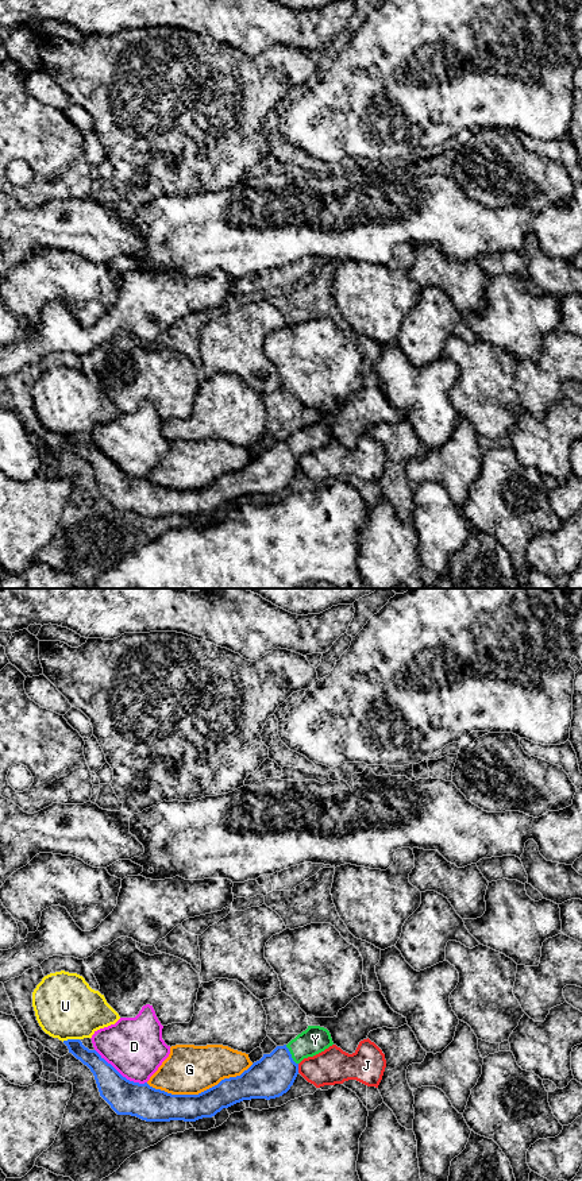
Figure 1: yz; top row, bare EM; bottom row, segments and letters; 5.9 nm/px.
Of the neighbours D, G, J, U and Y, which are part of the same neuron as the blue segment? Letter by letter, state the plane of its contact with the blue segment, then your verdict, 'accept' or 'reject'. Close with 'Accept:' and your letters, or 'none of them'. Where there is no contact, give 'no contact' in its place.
D: yz | reject
G: yz | reject
J: yz | reject
U: yz | reject
Y: yz | accept
Accept: Y

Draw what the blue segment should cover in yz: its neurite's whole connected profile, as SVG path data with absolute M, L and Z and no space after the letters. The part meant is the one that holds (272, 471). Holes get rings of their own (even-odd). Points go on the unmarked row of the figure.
M308 421L288 440L277 441L270 449L254 458L240 471L221 475L217 480L199 490L171 490L150 482L147 478L139 479L123 472L111 459L108 459L96 445L89 445L80 435L63 436L77 455L86 460L95 471L100 491L111 501L117 510L131 510L146 517L184 516L196 517L203 513L212 513L223 503L251 494L275 494L286 489L298 470L298 459L308 452L313 452L334 440L331 429L320 421Z

